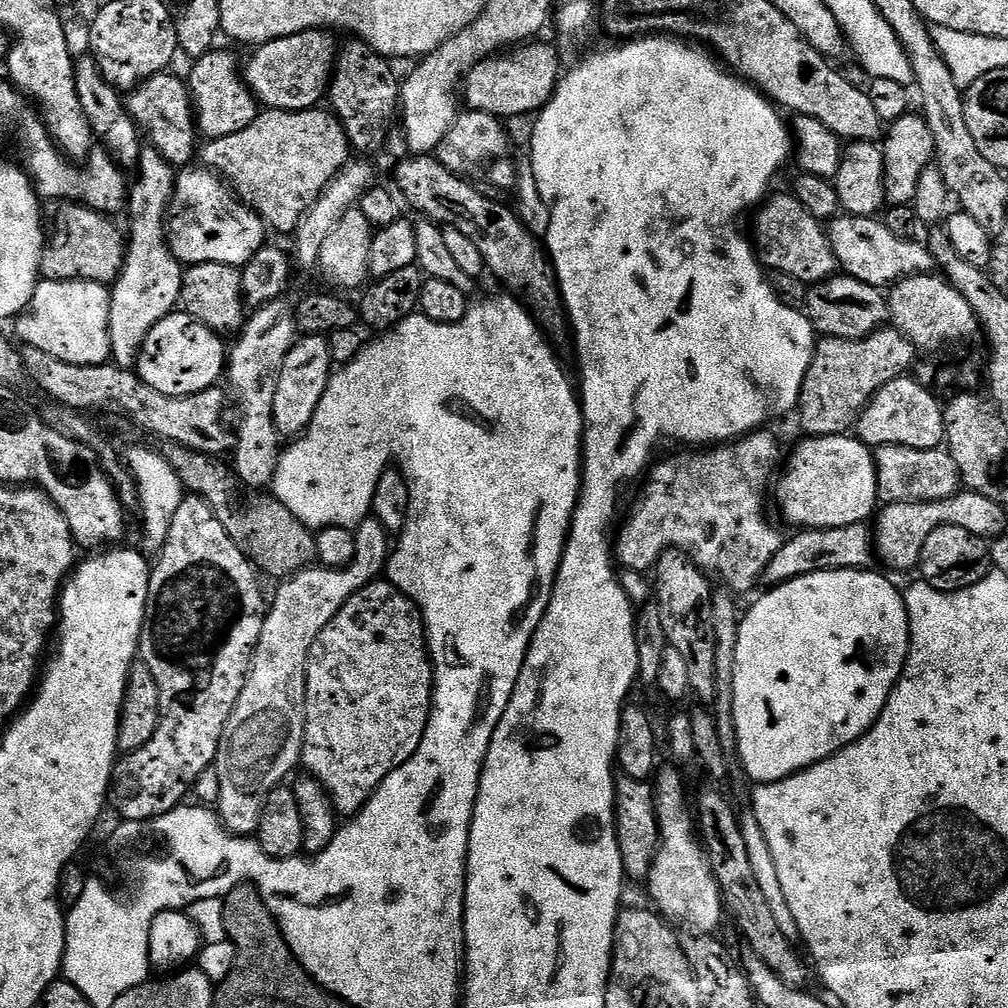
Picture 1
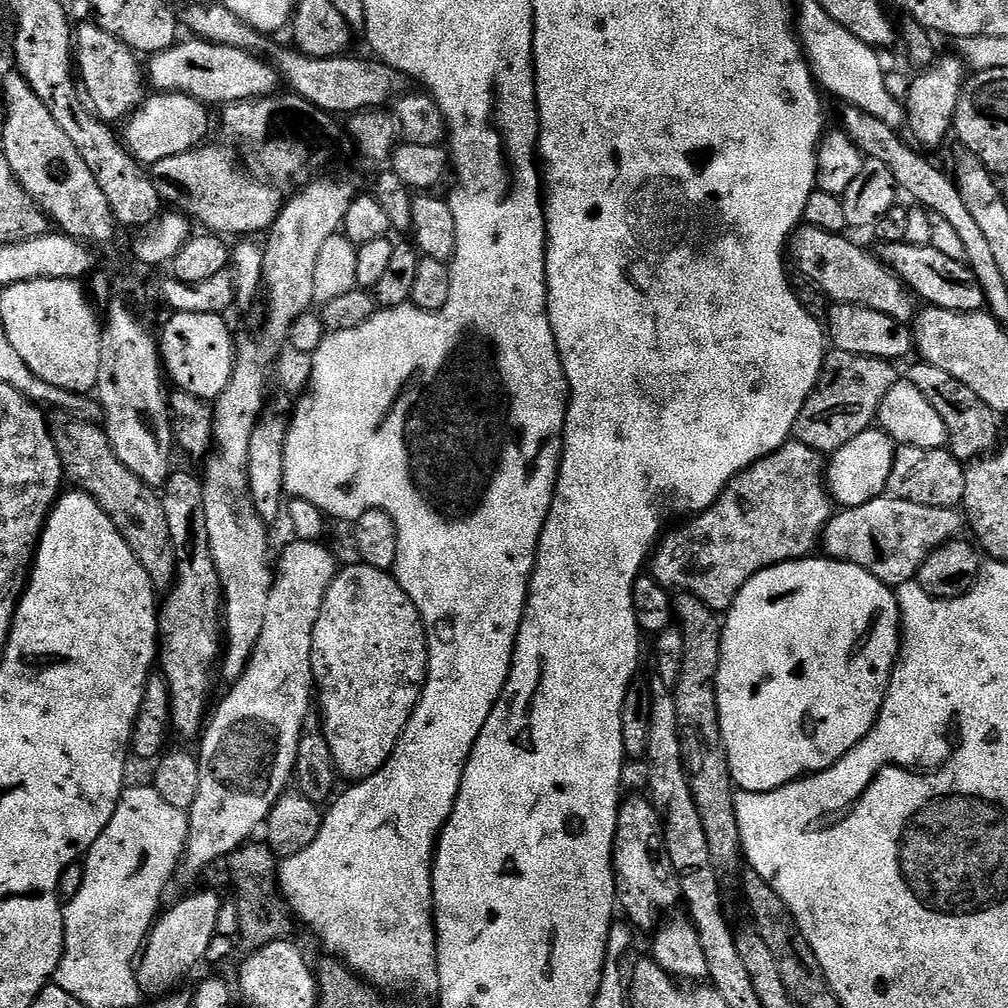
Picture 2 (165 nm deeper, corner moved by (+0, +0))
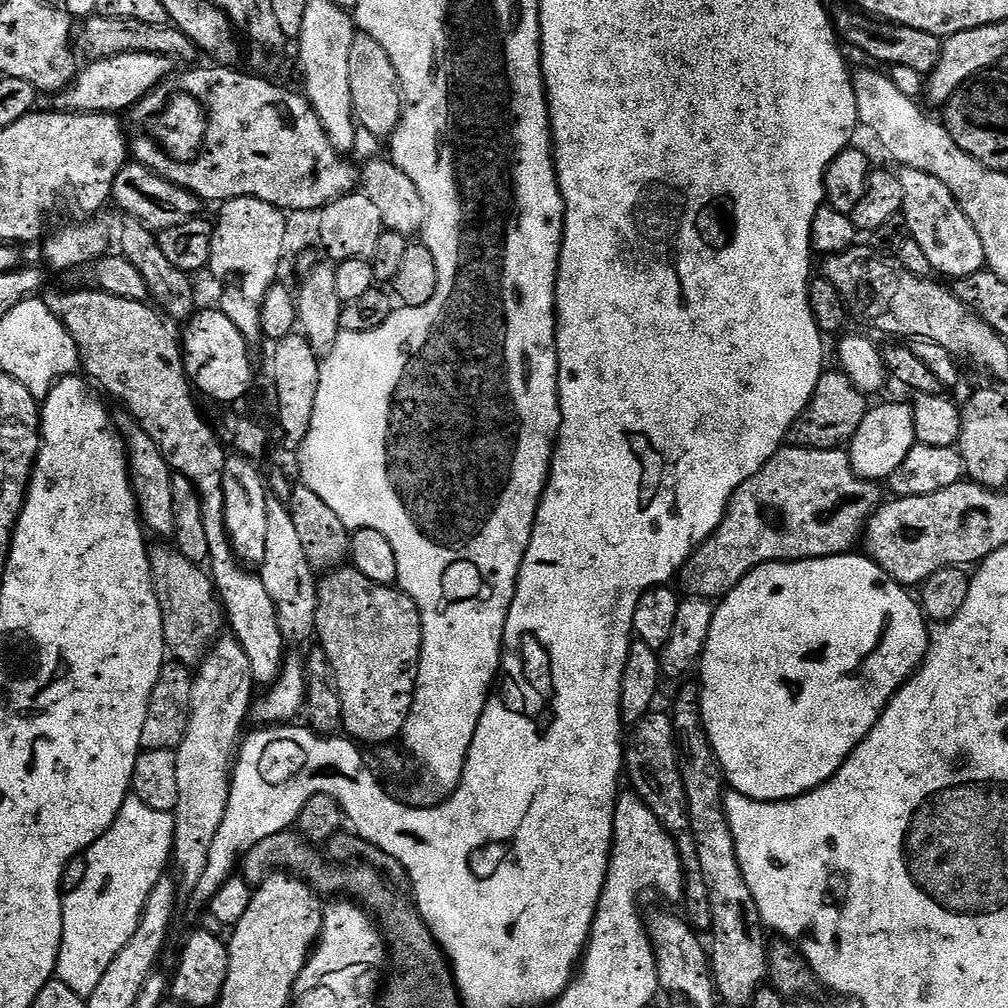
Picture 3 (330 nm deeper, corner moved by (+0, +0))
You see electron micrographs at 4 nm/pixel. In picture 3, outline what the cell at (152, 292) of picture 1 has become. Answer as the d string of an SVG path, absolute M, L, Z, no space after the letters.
M120 410L114 416L117 433L124 442L128 457L128 470L132 478L132 493L136 495L136 507L139 511L143 527L156 536L175 537L174 526L174 490L172 489L173 470L162 458L158 446L136 424L136 419Z

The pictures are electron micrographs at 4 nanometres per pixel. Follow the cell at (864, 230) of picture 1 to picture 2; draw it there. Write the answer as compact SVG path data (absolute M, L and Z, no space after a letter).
M907 242L880 244L878 255L881 262L903 282L913 297L919 298L921 301L924 299L925 305L955 312L985 311L984 291L978 278L974 278L974 274L968 269L967 264L954 262L954 258L934 250L931 244L926 246L914 246Z

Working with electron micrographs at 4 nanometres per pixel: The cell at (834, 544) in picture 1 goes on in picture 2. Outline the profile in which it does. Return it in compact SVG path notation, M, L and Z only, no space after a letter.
M885 494L862 506L837 511L824 528L822 552L824 548L823 555L827 559L841 560L874 574L874 578L895 590L906 582L916 580L919 568L926 562L927 556L949 540L957 539L962 533L960 531L965 531L965 528L966 520L960 508L918 506L918 502L906 502Z

